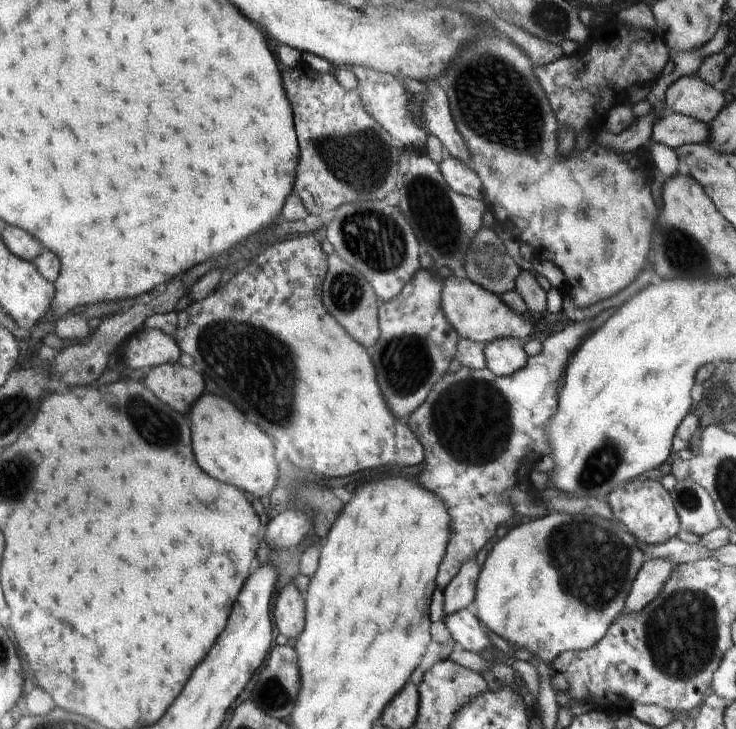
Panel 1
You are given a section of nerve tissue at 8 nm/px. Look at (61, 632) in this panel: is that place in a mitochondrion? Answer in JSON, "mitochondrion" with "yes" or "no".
{"mitochondrion":"no"}

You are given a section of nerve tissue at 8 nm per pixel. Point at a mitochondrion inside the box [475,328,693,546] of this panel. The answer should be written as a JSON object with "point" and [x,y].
{"point":[604,464]}

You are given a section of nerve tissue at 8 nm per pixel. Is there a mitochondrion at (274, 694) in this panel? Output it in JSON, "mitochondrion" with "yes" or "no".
{"mitochondrion":"yes"}

